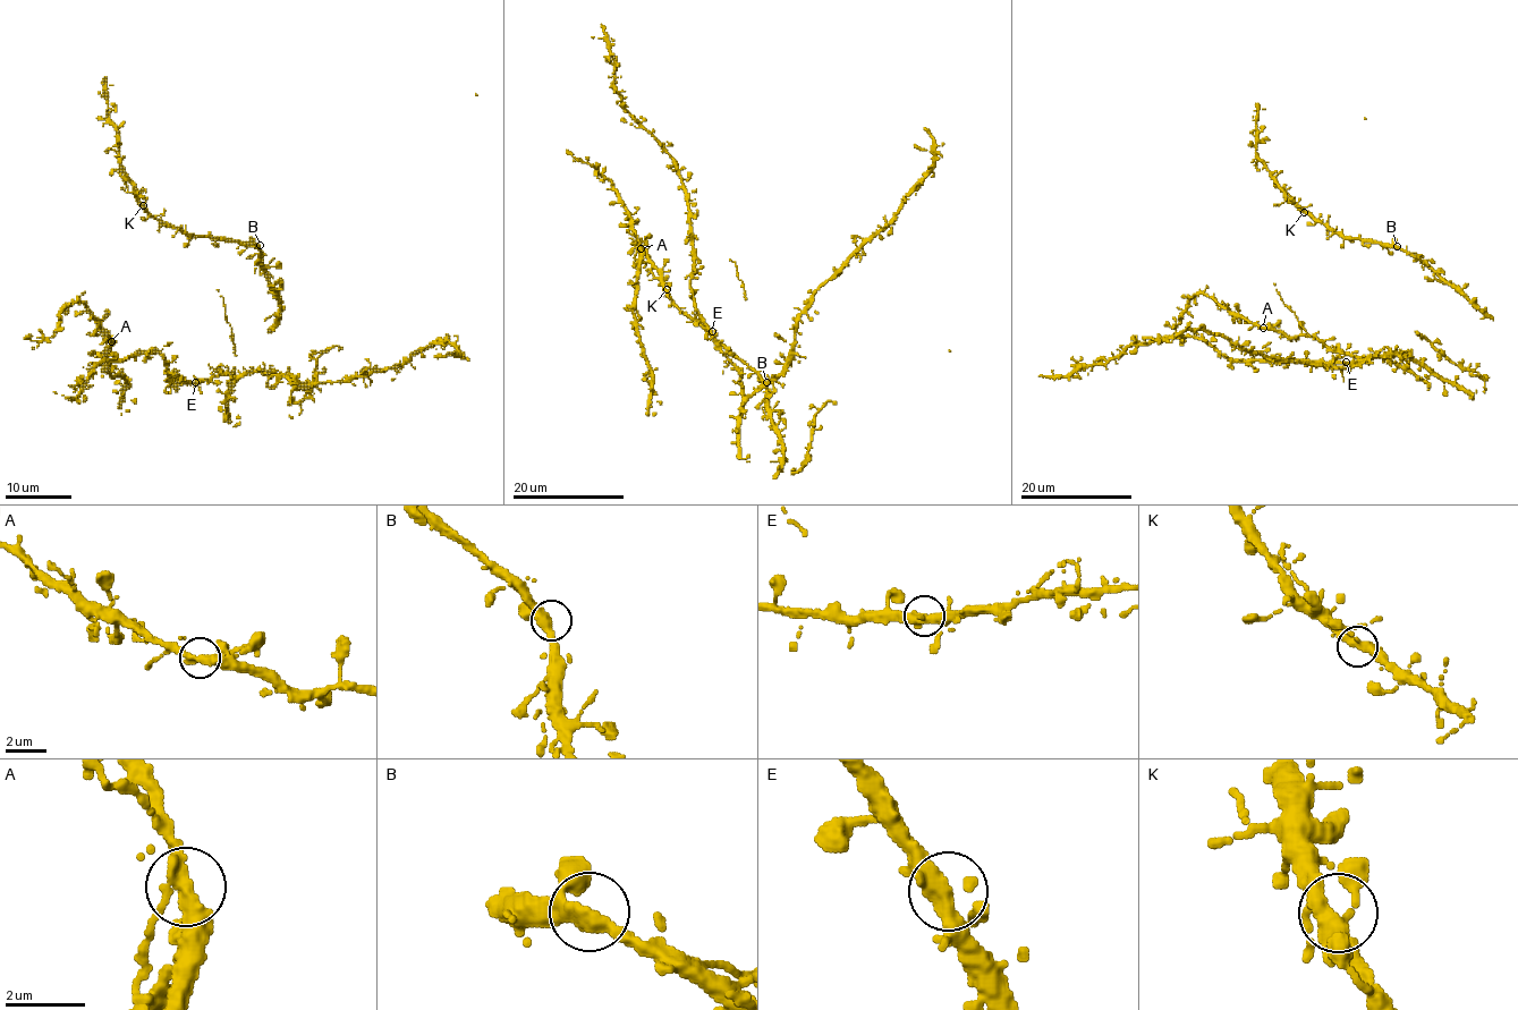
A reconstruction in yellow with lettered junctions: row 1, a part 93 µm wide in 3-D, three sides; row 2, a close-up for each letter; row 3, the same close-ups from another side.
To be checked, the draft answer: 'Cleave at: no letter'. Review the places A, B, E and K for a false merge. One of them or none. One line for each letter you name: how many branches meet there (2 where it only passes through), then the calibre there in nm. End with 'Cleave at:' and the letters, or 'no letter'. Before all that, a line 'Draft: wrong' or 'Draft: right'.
Draft: right
Cleave at: no letter

